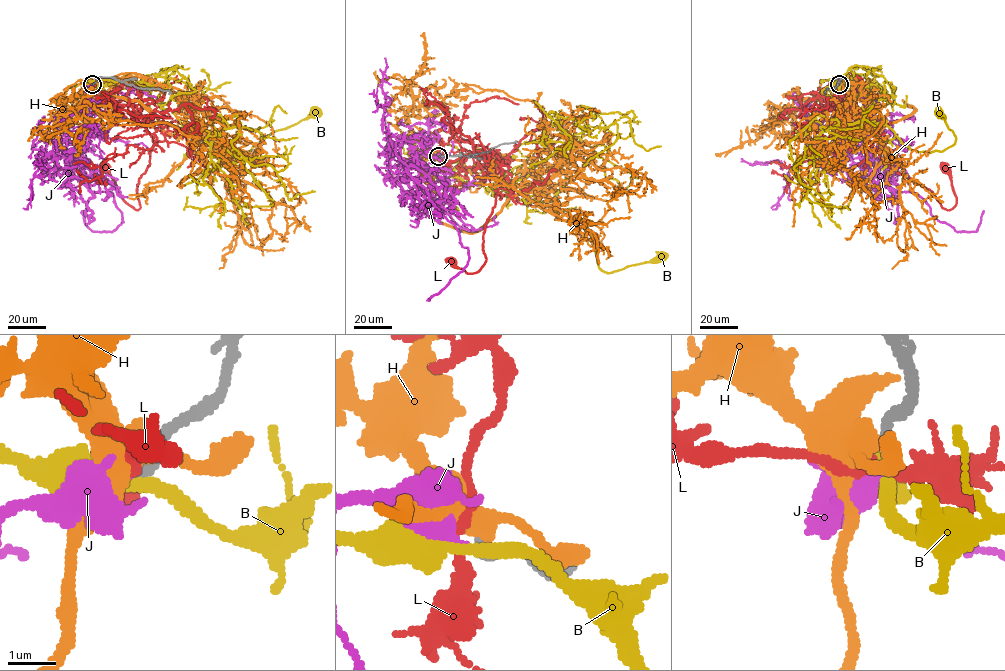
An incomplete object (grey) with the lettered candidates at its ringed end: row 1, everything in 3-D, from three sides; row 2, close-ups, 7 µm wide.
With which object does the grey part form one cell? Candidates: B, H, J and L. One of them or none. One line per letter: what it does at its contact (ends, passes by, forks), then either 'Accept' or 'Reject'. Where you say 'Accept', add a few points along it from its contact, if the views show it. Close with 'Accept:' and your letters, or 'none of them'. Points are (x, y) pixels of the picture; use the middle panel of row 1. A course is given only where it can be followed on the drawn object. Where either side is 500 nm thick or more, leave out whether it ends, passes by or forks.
B: It passes by. Reject
H: It passes by. Reject
J: It ends there. Accept. Its course: (439, 156), (427, 144), (408, 170), (408, 184), (454, 224), (460, 243), (468, 247), (469, 261), (428, 300)
L: It passes by. Reject
Accept: J

